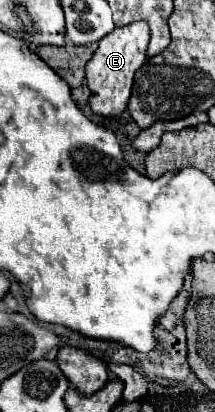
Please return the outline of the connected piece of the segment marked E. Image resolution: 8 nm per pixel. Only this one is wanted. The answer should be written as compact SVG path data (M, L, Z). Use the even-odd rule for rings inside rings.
M144 21L130 23L126 27L116 27L104 39L100 39L98 49L86 63L86 83L90 89L90 109L98 115L120 115L130 99L130 89L136 69L146 61L146 45L150 41L150 29Z

